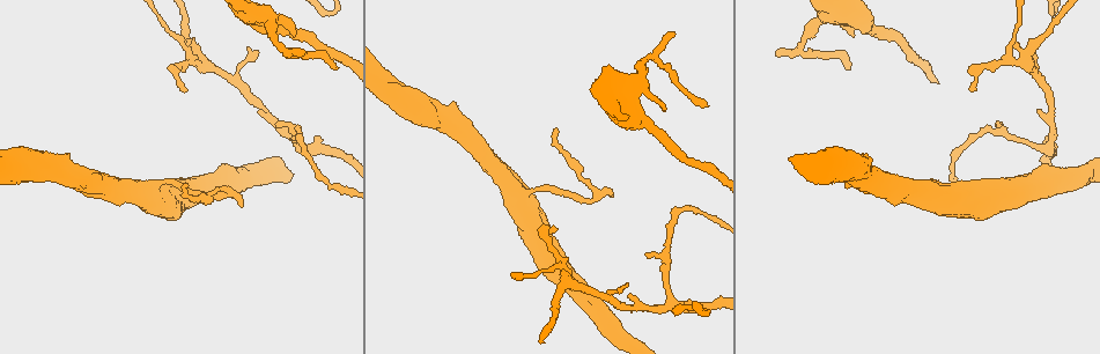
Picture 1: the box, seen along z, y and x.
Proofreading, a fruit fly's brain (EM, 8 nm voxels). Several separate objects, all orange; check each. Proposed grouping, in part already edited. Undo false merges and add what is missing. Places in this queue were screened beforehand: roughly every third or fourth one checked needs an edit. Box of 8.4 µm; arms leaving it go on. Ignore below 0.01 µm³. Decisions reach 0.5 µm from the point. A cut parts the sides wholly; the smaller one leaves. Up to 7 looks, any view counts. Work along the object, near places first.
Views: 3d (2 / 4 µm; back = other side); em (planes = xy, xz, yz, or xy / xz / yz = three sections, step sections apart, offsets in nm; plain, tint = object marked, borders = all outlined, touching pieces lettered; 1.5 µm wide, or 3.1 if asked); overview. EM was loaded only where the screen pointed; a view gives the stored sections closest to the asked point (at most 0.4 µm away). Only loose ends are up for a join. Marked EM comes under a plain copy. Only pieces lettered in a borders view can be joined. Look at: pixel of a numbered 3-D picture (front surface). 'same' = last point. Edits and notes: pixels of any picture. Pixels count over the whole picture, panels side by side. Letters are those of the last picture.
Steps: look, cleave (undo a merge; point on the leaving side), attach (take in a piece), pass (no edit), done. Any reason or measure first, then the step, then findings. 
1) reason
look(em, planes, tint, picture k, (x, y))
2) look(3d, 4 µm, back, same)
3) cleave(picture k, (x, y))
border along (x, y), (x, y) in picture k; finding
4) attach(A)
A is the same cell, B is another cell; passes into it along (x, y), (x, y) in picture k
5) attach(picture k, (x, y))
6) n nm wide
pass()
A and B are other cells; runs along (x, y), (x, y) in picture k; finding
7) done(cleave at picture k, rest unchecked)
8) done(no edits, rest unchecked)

a fork
look(em, yz, step 8, tint, picture 1, (803, 53))

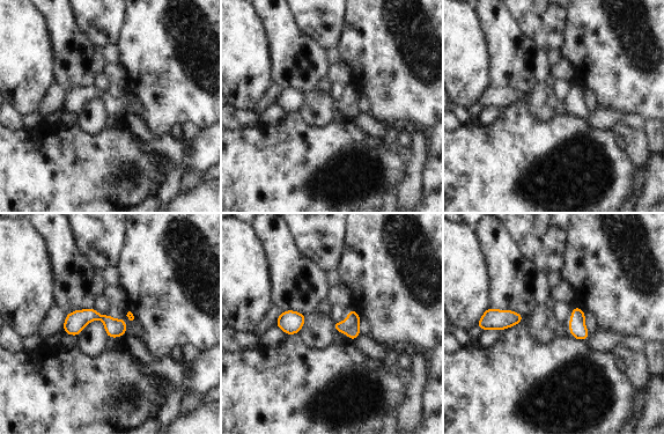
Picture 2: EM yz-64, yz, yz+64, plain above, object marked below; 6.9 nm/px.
another direction
look(em, planes, borders, same)

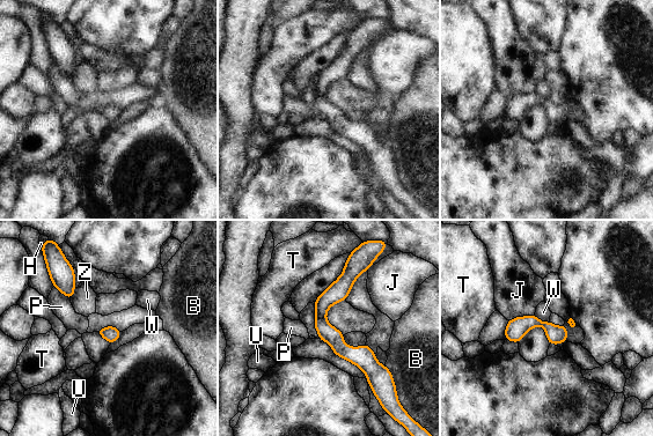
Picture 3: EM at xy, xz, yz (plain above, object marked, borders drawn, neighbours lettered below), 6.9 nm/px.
pass()
B, H, J, P, T, U, W and Z are other cells; border along (535, 313), (541, 320), (549, 322) in picture 3; all the same cell

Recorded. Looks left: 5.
narrows sharply
look(3d, 2 µm, picture 1, (215, 189))

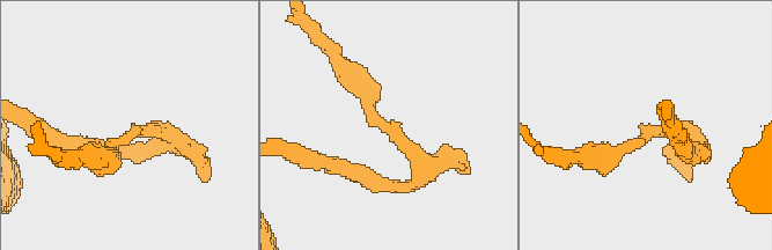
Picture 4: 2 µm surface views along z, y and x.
look(em, xz, step 8, tint, picture 4, (129, 134))

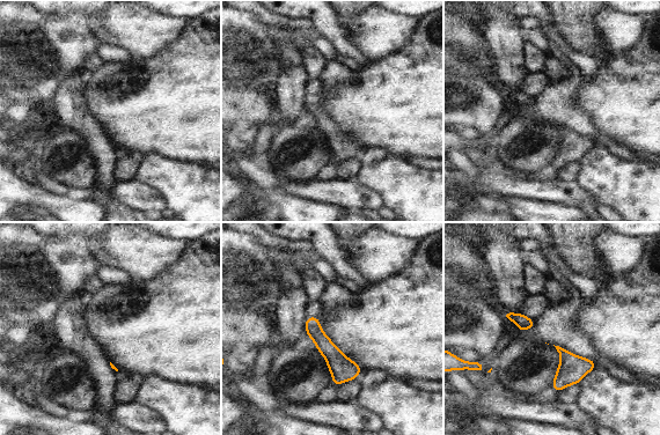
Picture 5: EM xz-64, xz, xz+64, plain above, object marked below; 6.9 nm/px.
another direction
look(em, planes, borders, same)

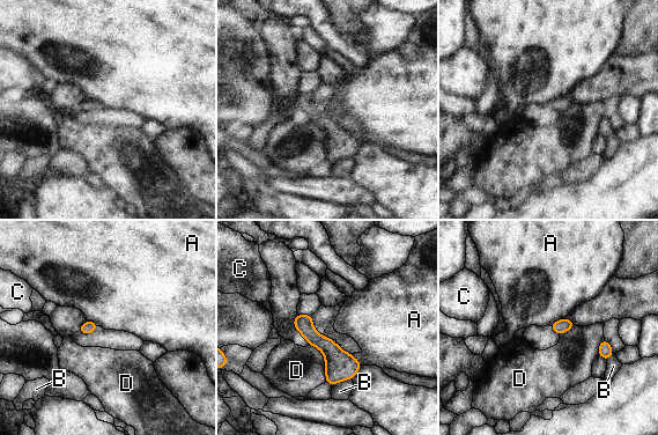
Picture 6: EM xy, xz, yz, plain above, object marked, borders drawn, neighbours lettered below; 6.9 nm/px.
pass()
A, B, C and D are other cells; runs along (296, 321), (344, 363), (352, 366) in picture 6; all the same cell

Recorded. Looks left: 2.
free end
look(em, yz, step 8, tint, picture 1, (968, 89))

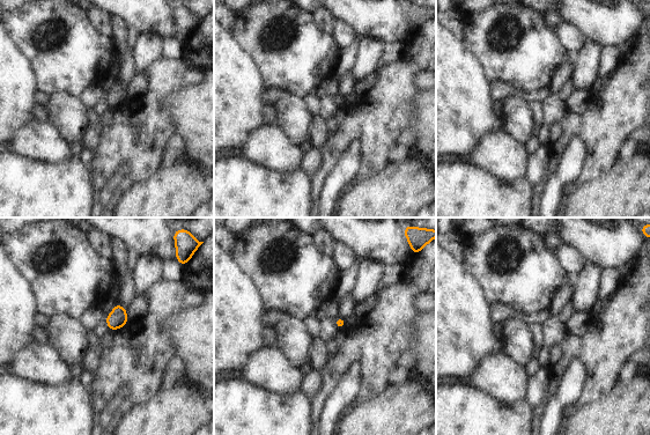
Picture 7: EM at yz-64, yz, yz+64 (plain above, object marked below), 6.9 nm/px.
another direction
look(em, planes, borders, same)

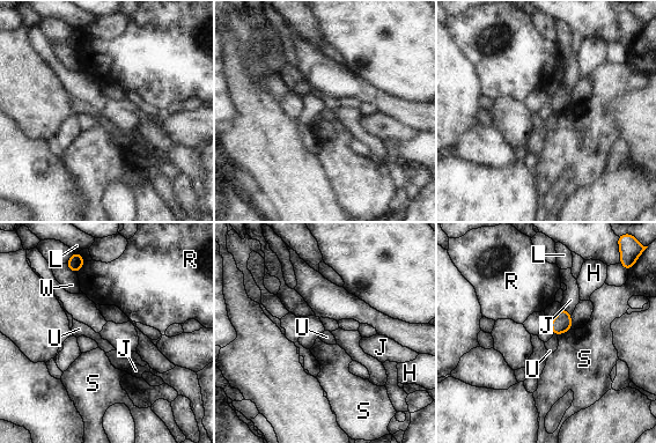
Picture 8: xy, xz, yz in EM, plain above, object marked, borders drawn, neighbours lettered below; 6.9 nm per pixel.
S touches over 120 nm
pass()
H, J, L, R, S, U and W are other cells; border along (553, 333), (557, 336) in picture 8; no lettered piece goes on from it

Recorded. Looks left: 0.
done(no edits, rest unchecked)

